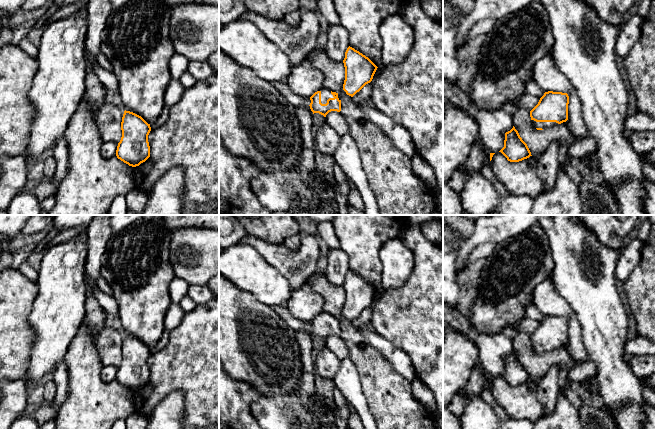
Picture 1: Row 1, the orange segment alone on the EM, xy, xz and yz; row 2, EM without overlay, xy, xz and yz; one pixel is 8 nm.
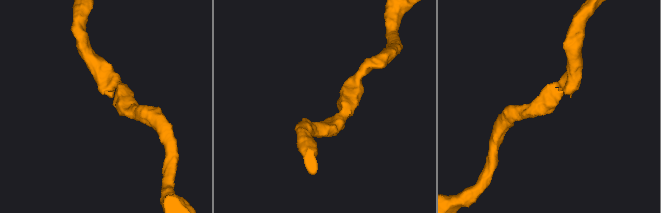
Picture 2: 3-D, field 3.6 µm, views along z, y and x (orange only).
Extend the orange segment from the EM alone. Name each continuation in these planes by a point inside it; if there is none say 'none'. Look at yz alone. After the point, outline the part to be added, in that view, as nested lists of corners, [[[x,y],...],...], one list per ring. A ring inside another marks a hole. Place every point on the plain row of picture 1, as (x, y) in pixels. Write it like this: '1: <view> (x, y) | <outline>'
1: yz (544, 349) | [[[532,344],[532,350],[534,352],[550,353],[553,350],[557,350],[557,349],[559,349],[559,348],[556,346],[536,346],[536,345]]]

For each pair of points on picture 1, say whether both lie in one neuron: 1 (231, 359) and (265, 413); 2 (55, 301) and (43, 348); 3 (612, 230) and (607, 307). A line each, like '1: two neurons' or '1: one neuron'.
1: two neurons
2: one neuron
3: two neurons

